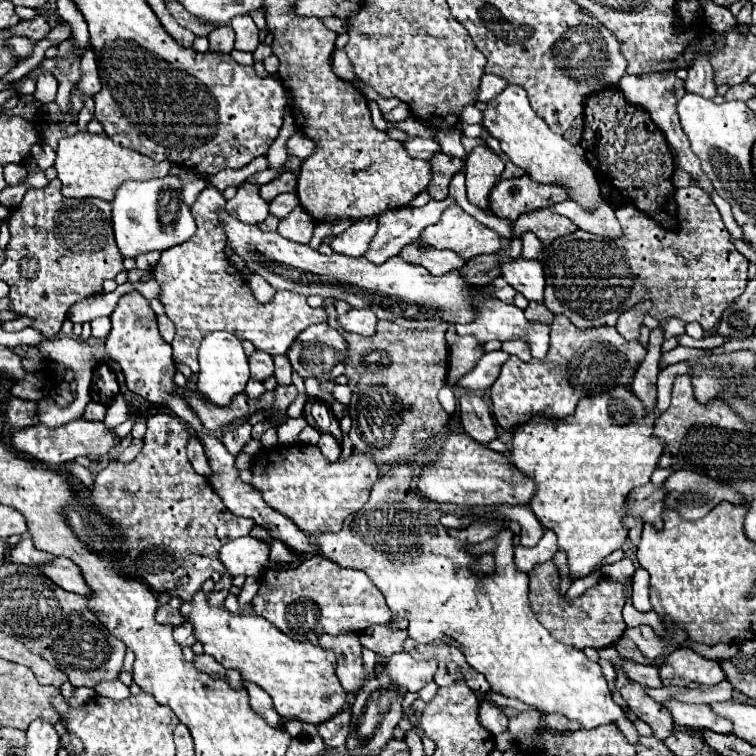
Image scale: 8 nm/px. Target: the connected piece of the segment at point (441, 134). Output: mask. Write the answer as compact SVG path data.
M438 130L436 132L436 140L440 142L442 146L442 152L448 154L448 156L458 156L458 158L466 158L466 152L462 148L462 142L460 142L460 130Z

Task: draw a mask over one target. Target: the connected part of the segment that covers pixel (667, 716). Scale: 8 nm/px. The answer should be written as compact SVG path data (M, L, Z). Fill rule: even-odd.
M638 682L628 684L622 688L622 698L626 700L628 708L652 728L652 732L658 740L666 740L674 732L672 714L668 710L664 710L658 702L654 702L644 690L646 688Z

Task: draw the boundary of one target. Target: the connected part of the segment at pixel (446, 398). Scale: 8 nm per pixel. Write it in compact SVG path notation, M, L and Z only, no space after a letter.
M448 384L440 390L438 400L440 400L442 408L446 410L446 414L448 414L448 416L452 416L452 414L454 414L454 410L456 410L456 398L454 398L454 392L452 392L452 388L450 388Z

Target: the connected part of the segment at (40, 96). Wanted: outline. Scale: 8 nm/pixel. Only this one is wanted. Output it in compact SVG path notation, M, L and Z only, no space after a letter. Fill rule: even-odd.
M40 74L36 78L36 92L34 92L34 98L42 104L48 104L54 100L56 96L56 90L58 90L58 82L52 74Z

